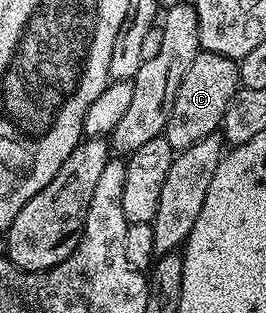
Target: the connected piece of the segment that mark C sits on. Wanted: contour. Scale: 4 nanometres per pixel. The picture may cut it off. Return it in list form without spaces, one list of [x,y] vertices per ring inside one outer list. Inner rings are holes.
[[[208,52],[197,53],[195,60],[191,60],[191,68],[187,68],[187,76],[183,76],[179,84],[167,116],[163,136],[173,151],[186,150],[191,144],[199,144],[199,140],[214,137],[240,86],[241,72],[234,59]]]

